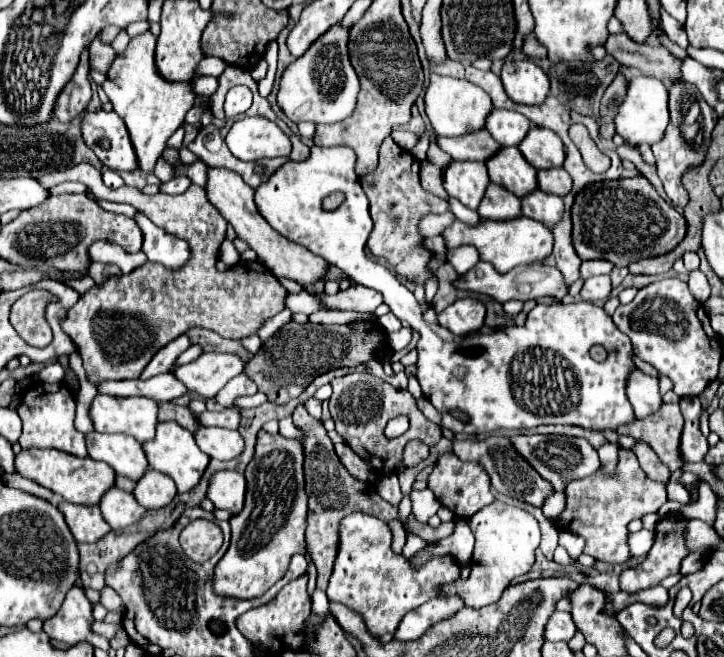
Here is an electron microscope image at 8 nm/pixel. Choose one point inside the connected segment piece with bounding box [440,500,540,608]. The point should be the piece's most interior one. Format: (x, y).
(506, 537)

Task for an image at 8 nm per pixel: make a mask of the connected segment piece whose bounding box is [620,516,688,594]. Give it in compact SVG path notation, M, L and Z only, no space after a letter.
M680 516L662 518L656 526L656 542L650 548L646 560L640 562L636 568L626 568L620 574L620 590L624 590L626 594L636 594L640 590L658 586L666 576L676 574L678 568L680 568L680 562L688 556L688 550L684 546L684 538L682 538L682 528L684 528L684 520Z

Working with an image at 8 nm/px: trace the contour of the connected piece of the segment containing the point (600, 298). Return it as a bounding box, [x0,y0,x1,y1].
[580,276,612,302]

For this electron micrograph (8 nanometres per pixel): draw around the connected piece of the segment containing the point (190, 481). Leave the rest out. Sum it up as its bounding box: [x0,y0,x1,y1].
[142,422,210,494]

